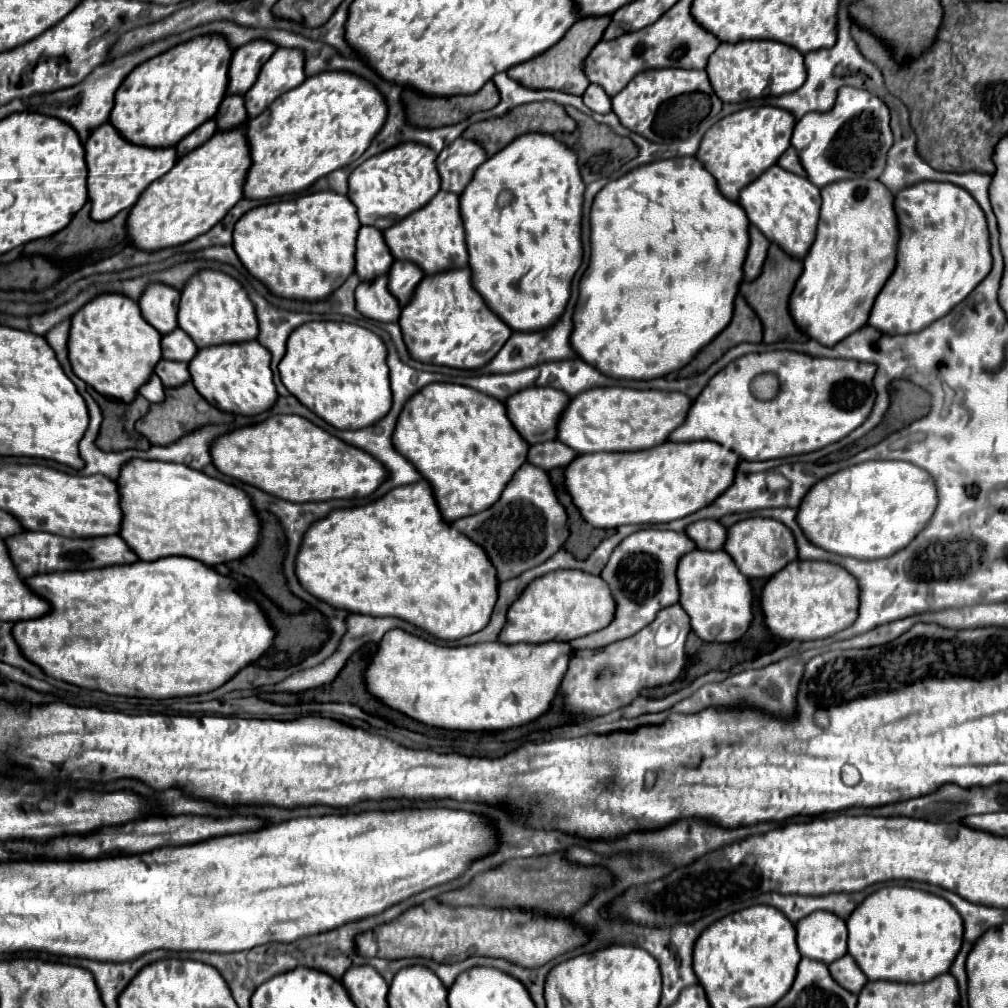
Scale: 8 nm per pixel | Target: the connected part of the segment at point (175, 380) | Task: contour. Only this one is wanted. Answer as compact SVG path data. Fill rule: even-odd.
M159 360L159 364L155 366L155 374L161 378L163 386L167 386L167 388L181 386L189 380L187 364L173 362L173 360Z

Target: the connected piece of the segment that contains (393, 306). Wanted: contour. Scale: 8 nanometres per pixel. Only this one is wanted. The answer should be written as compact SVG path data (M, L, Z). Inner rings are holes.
M379 276L373 282L361 282L355 290L357 310L379 322L397 322L401 314L399 302L387 290L387 276Z

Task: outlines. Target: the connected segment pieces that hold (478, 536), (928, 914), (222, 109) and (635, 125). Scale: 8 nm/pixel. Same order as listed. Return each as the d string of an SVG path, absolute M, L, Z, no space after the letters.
M523 464L513 474L513 480L505 486L501 498L491 508L459 518L451 526L487 552L497 570L499 582L511 580L521 572L543 564L543 560L553 556L569 536L567 514L555 498L549 476L533 464Z
M890 885L869 894L845 920L849 930L849 954L863 970L867 980L927 982L947 972L963 942L963 920L959 912L943 898L909 886Z
M233 94L233 96L225 96L225 100L221 102L215 120L219 130L229 130L235 128L239 124L243 124L247 120L247 112L245 112L245 98L241 94Z
M653 68L637 74L617 96L613 96L613 112L621 124L651 142L675 142L691 136L699 122L711 110L713 88L705 70Z

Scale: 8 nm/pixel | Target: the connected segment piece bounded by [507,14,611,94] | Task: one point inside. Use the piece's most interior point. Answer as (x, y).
(562, 67)

